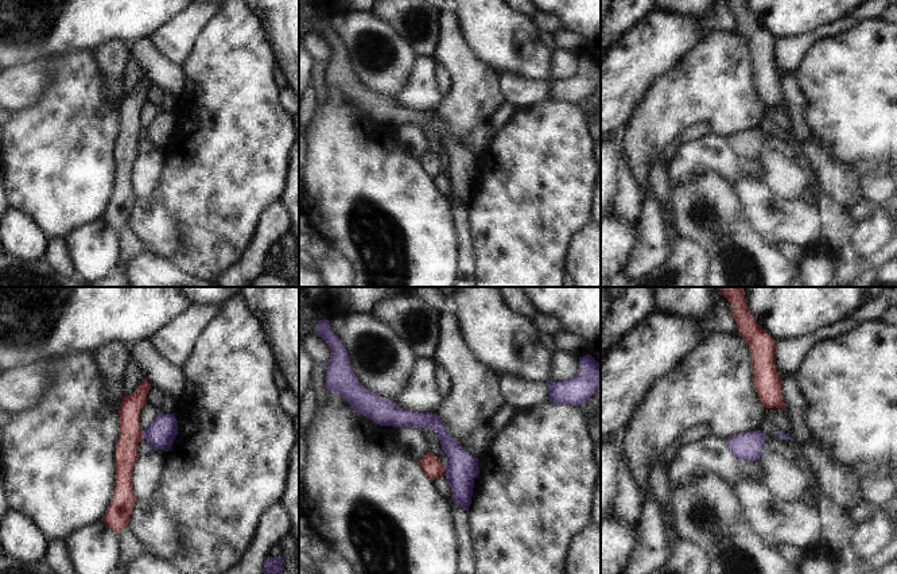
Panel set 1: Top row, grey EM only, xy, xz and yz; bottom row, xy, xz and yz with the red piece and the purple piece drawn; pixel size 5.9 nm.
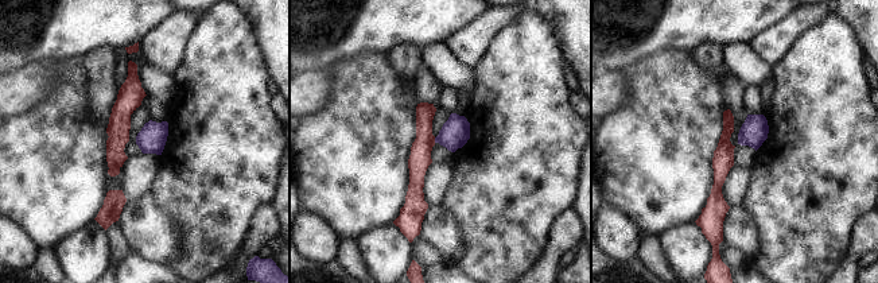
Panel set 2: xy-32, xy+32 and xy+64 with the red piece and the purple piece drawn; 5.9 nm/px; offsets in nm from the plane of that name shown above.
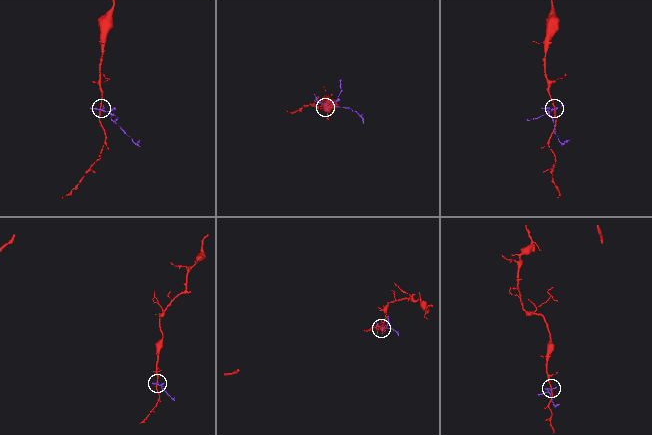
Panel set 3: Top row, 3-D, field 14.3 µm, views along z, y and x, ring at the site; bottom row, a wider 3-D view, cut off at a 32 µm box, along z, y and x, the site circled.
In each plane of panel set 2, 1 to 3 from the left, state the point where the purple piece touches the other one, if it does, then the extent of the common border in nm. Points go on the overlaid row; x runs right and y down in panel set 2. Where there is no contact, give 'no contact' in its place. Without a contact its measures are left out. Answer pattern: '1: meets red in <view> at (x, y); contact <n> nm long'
1: no contact
2: meets red in xy+32 at (434, 140); contact 30 nm long
3: no contact

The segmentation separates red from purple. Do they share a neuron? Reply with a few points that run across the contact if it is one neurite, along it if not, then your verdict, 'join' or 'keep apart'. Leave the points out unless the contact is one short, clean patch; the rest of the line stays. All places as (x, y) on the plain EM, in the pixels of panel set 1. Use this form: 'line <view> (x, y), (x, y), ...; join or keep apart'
line xy (142, 130), (144, 136); keep apart

